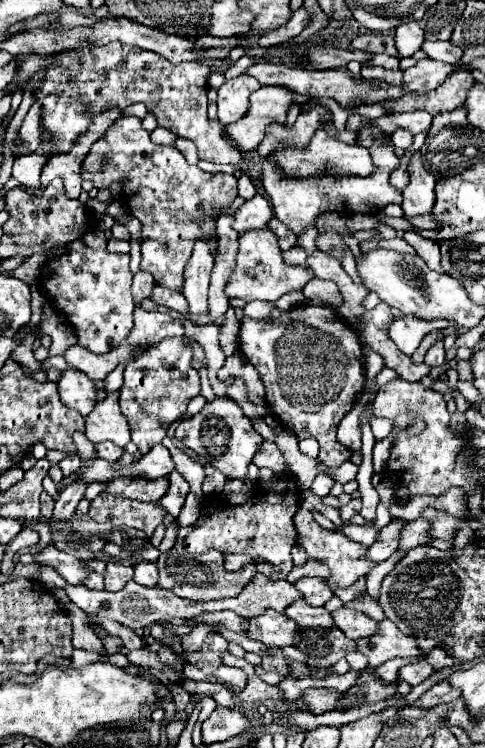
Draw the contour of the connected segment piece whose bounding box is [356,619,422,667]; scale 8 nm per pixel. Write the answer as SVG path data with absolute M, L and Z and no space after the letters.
M384 619L378 623L380 633L368 639L360 639L358 651L368 657L370 667L380 667L384 661L394 657L422 657L416 637L402 633L392 621Z

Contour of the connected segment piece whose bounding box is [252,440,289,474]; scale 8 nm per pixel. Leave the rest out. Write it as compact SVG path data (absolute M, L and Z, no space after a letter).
M266 440L262 442L252 462L259 468L270 468L277 474L289 471L276 444Z

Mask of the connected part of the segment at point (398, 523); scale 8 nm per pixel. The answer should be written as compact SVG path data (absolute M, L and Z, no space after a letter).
M392 519L390 525L386 525L382 531L380 531L380 537L374 545L370 545L366 557L380 563L380 561L386 561L396 549L398 549L398 541L400 541L400 533L404 529L406 521L404 519Z

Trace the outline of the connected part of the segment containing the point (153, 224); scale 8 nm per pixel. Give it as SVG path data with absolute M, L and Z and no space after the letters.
M136 117L118 119L112 129L92 145L82 165L82 179L92 181L96 189L108 189L114 183L122 185L130 215L142 223L140 269L152 273L156 283L172 291L182 289L184 267L198 239L202 215L216 213L238 195L234 175L206 173L198 165L190 165L178 149L156 145Z

